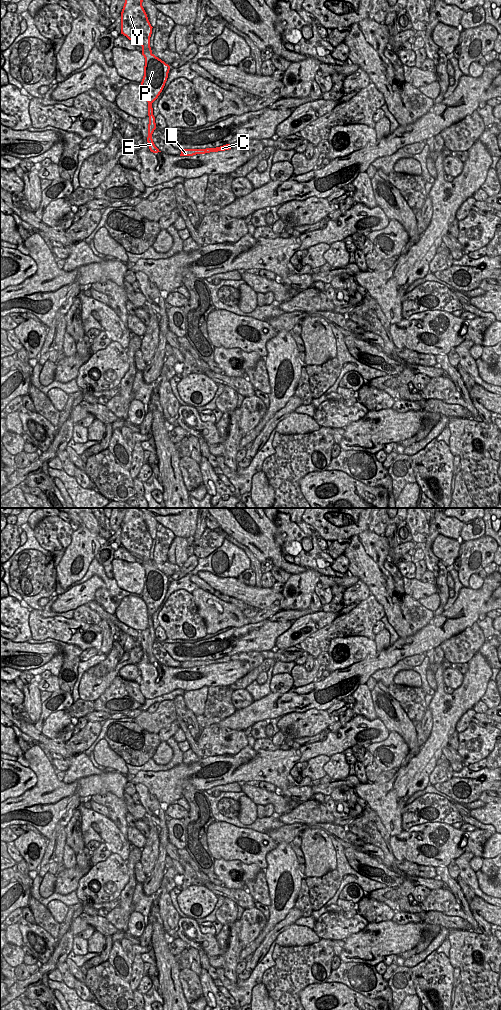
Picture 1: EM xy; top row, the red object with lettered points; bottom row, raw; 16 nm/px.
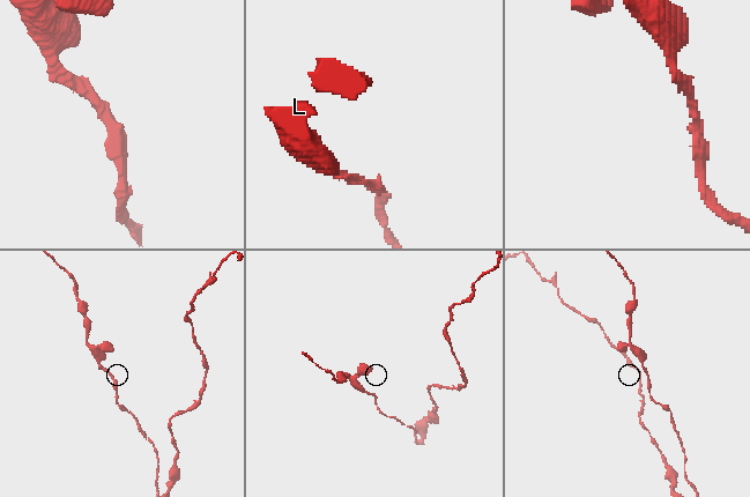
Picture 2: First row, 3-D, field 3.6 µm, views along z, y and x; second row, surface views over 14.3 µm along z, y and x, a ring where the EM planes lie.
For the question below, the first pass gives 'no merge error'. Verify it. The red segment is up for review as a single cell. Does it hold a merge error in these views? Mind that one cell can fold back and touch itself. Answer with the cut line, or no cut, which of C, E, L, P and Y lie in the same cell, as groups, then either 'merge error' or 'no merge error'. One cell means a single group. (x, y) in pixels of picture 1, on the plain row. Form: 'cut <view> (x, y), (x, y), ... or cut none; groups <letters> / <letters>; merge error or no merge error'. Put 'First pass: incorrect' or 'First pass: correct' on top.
First pass: correct
cut none; groups C E L P Y; no merge error

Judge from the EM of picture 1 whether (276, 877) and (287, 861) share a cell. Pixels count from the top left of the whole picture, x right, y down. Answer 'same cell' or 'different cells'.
same cell

